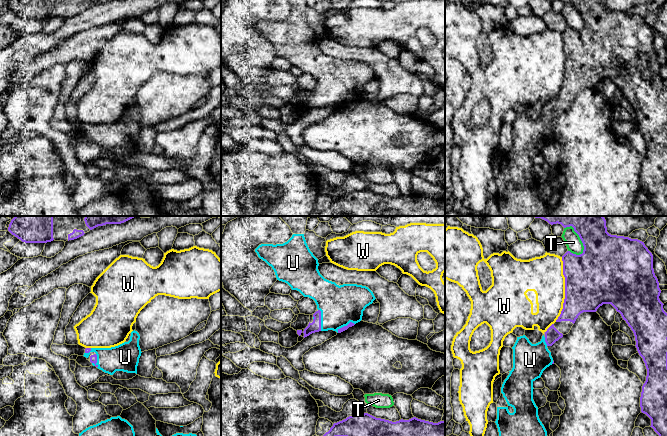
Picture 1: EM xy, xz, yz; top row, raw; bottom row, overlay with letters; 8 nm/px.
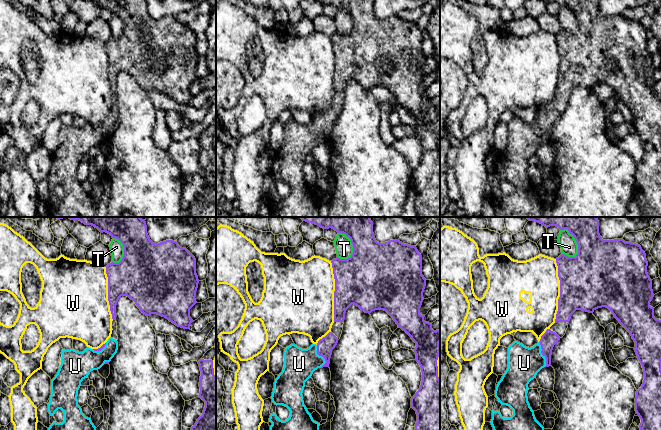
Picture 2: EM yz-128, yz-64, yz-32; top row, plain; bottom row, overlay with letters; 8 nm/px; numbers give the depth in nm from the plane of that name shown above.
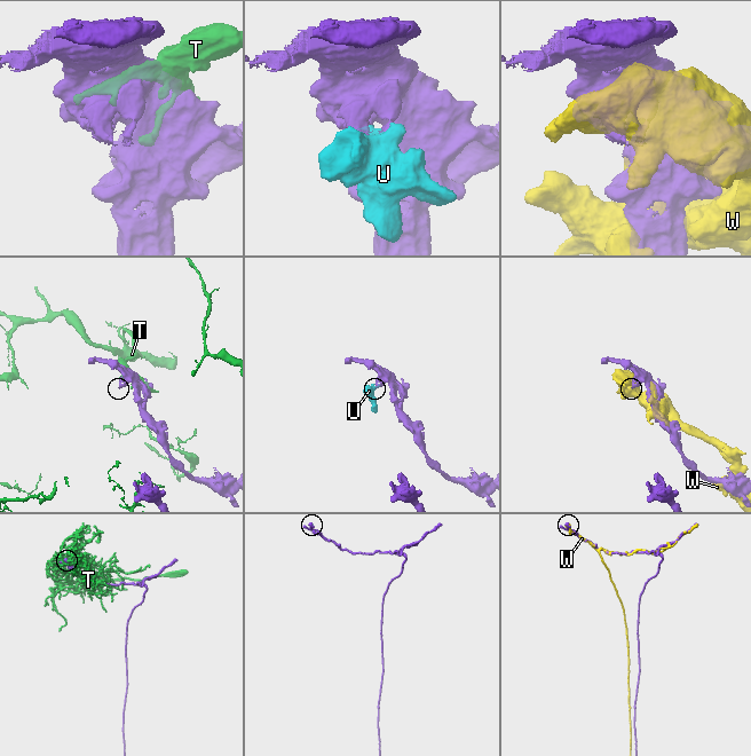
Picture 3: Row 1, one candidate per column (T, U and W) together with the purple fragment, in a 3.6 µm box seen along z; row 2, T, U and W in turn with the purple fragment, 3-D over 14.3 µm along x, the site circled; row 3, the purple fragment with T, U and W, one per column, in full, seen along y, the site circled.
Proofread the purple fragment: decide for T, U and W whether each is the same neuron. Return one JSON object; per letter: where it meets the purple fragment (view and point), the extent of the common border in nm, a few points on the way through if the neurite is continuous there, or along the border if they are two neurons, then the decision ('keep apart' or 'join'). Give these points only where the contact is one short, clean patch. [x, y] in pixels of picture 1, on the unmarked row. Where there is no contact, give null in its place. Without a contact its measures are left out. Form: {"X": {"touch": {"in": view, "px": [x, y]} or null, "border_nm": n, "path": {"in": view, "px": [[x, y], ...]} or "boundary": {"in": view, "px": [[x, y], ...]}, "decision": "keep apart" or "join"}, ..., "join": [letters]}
{"T": {"touch": {"in": "yz", "px": [579, 12]}, "border_nm": 260, "decision": "keep apart"}, "U": {"touch": {"in": "xz", "px": [320, 96]}, "border_nm": 180, "decision": "join"}, "W": {"touch": {"in": "yz", "px": [565, 65]}, "border_nm": 500, "decision": "keep apart"}, "join": ["U"]}

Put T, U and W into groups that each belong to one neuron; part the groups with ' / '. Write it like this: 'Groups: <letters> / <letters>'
Groups: T / U / W

